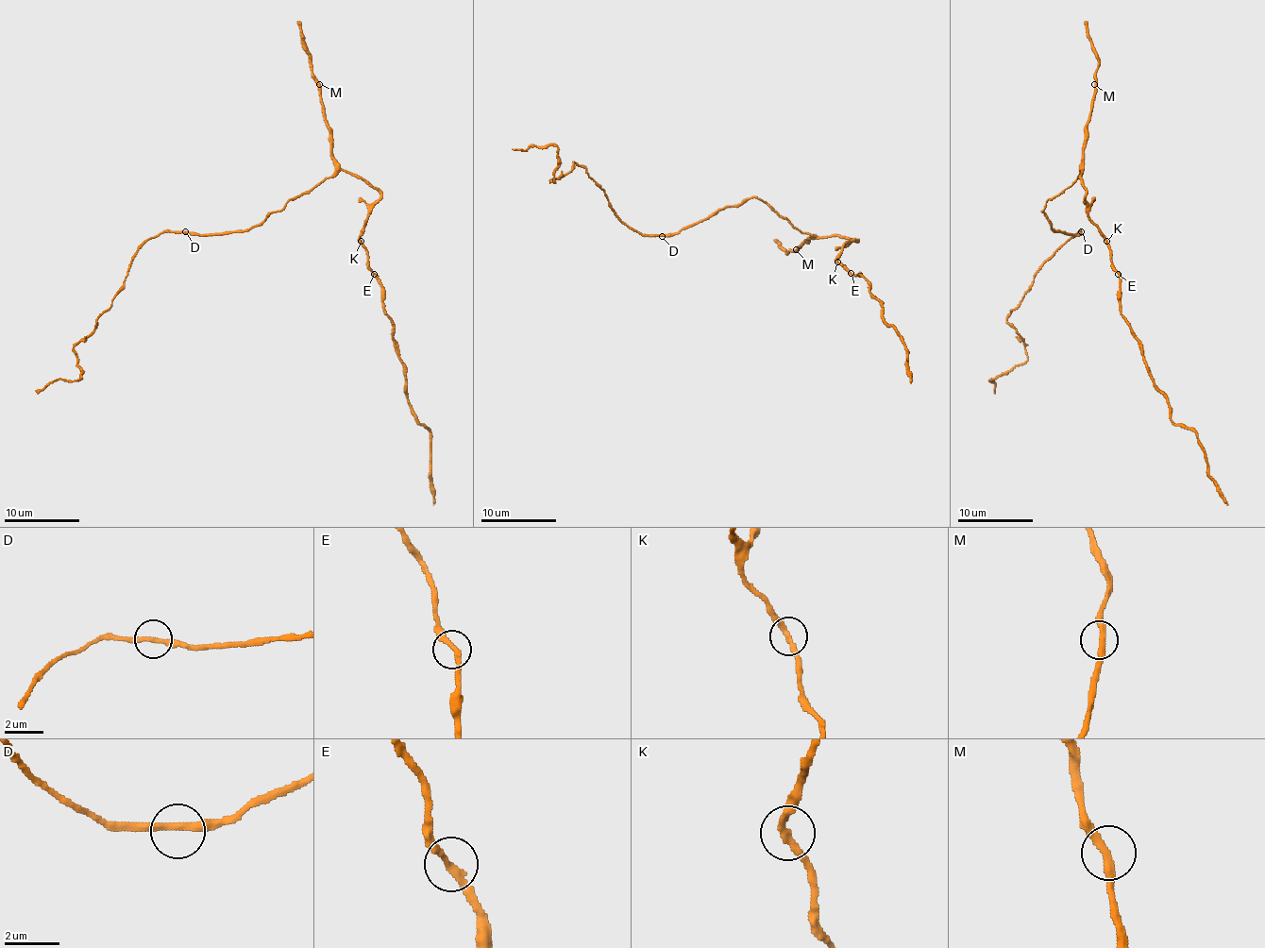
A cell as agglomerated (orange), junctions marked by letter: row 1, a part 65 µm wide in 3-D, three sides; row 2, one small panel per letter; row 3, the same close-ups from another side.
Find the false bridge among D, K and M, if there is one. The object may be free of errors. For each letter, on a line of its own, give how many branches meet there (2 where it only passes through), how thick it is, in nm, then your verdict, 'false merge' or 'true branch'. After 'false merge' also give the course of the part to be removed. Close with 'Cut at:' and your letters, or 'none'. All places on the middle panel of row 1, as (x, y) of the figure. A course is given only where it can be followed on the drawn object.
D: 2 | 260 nm | true branch
K: 2 | 280 nm | true branch
M: 2 | 280 nm | true branch
Cut at: none

